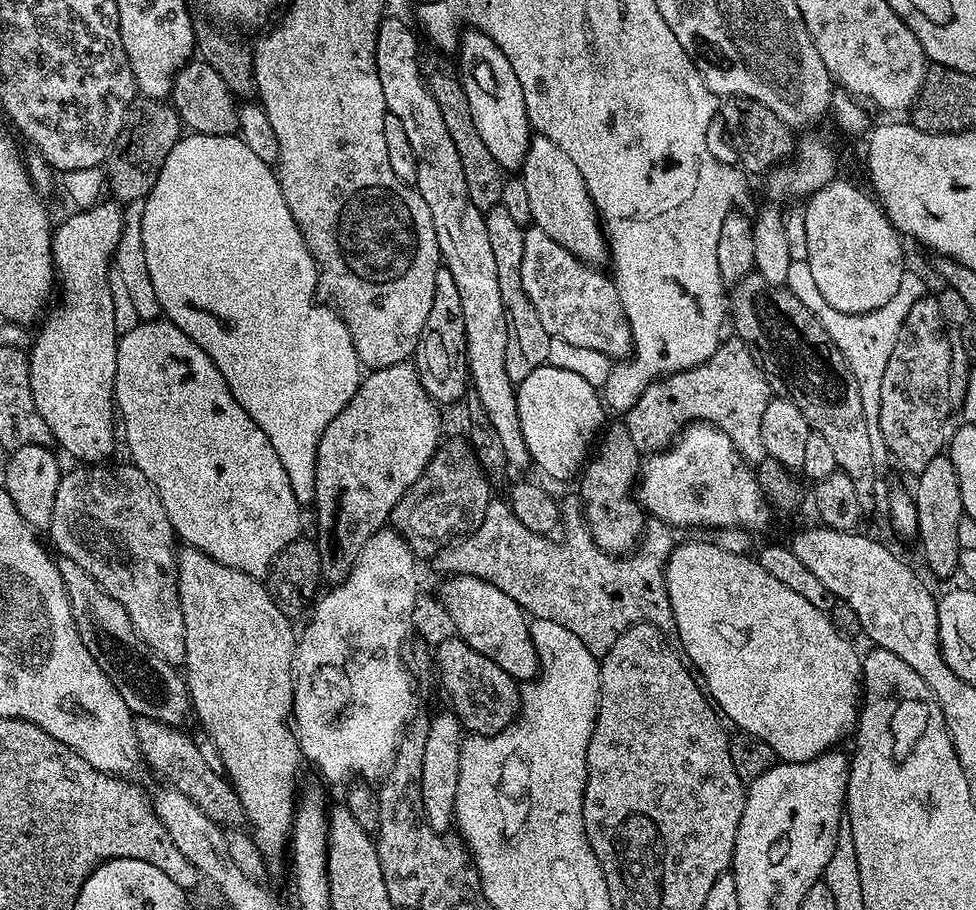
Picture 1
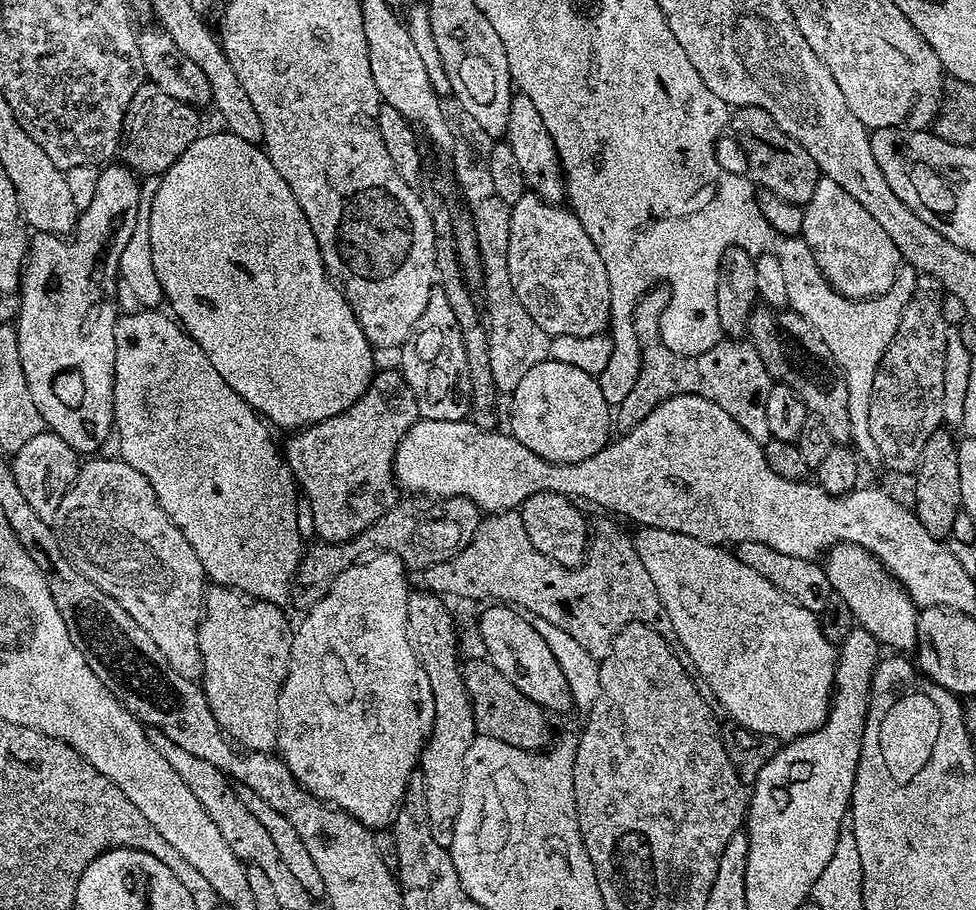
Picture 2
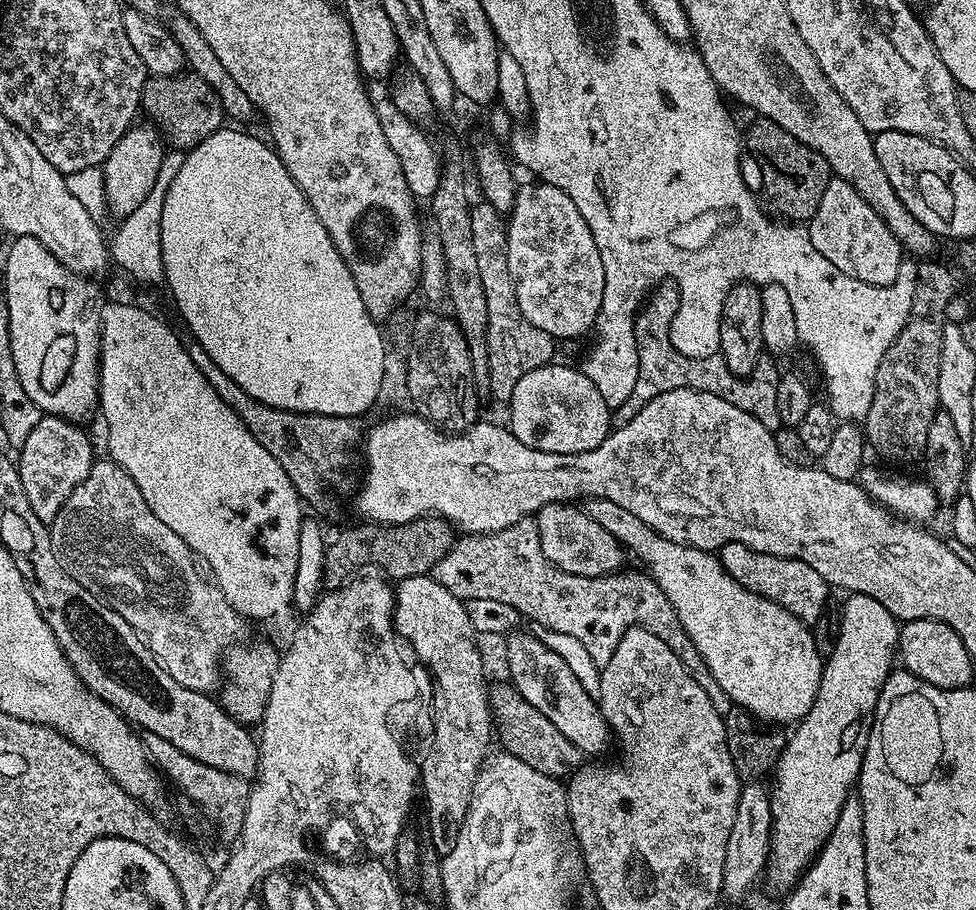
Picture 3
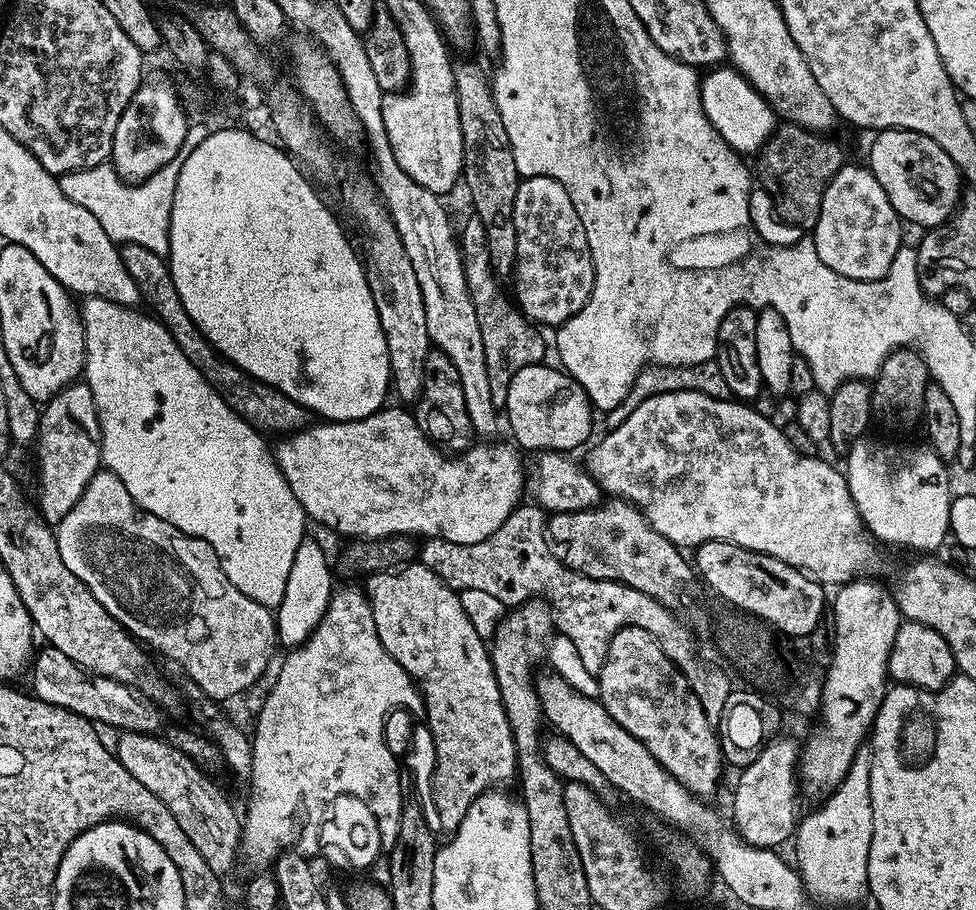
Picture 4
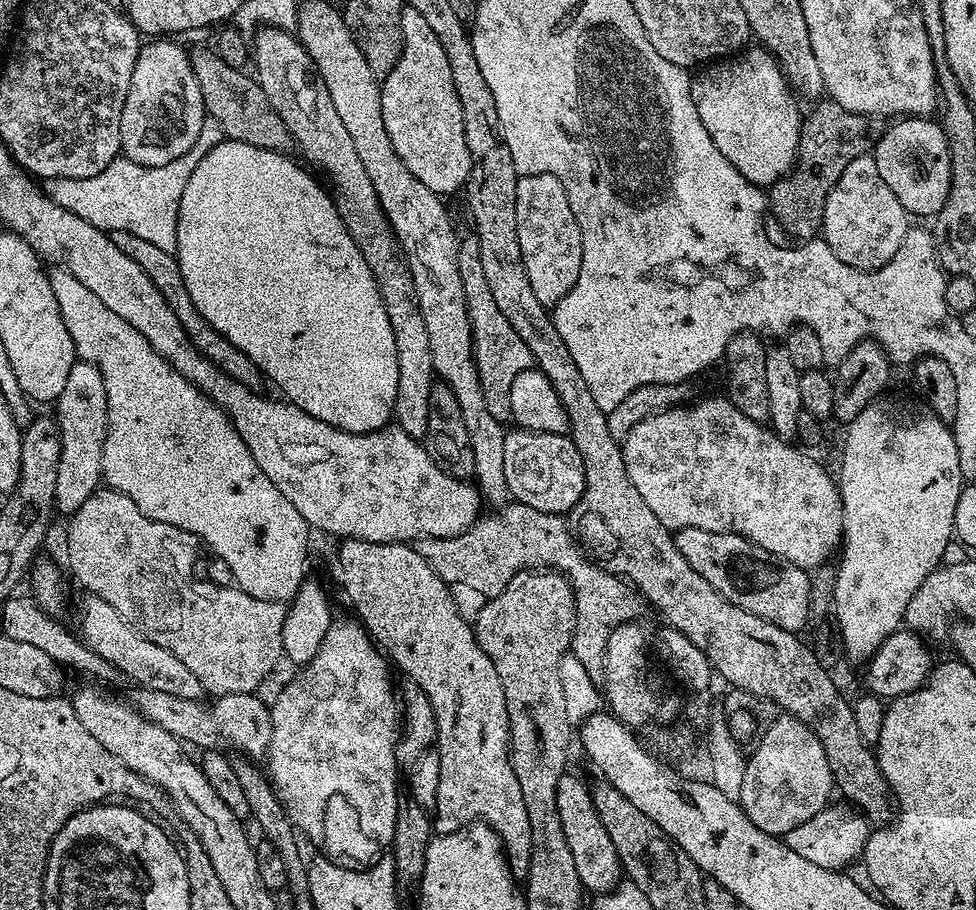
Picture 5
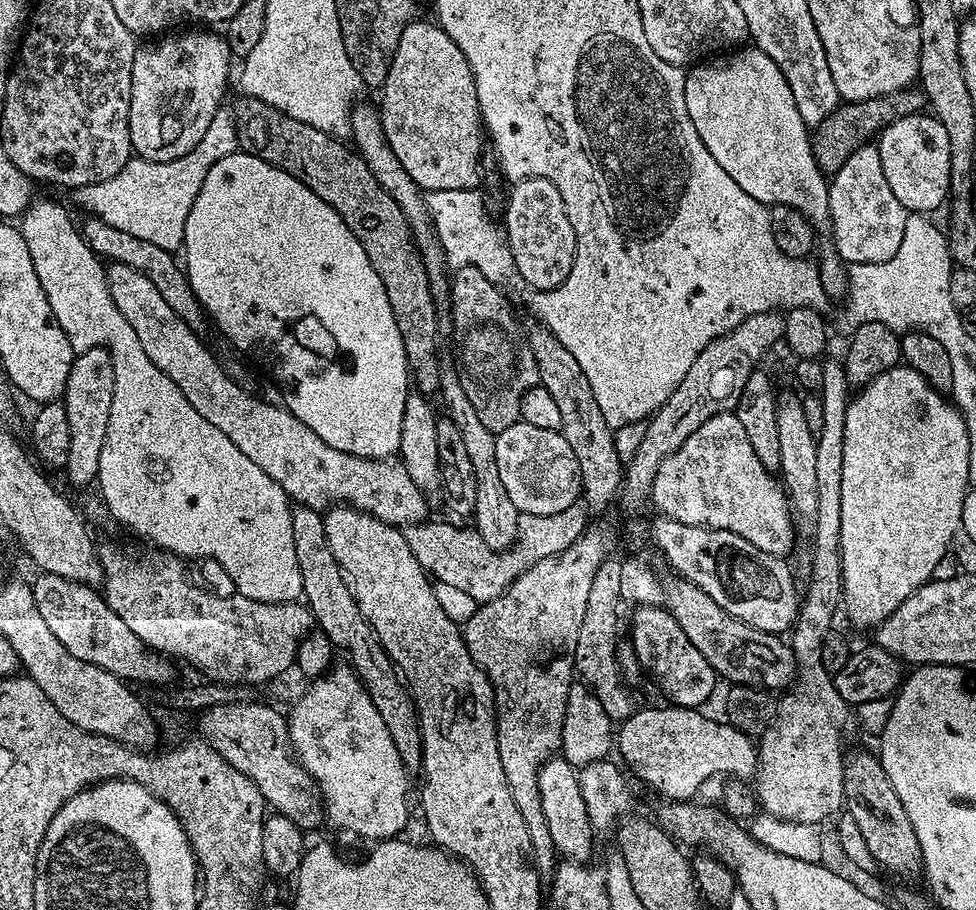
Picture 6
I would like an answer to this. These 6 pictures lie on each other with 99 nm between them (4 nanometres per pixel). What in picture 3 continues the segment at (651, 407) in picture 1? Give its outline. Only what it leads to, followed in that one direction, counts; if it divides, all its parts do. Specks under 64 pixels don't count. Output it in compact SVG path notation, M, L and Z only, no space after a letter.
M663 287L652 289L650 295L641 303L636 319L632 321L632 342L634 351L638 354L638 378L634 378L634 390L630 390L630 398L622 402L614 410L614 420L617 425L628 424L646 402L658 398L658 394L666 394L668 388L693 388L714 394L718 398L726 398L726 402L734 402L738 410L746 410L746 414L754 414L762 422L762 426L770 429L781 427L778 418L778 382L782 375L781 369L776 369L777 361L771 355L761 355L756 369L748 376L735 376L726 366L720 355L706 358L690 358L679 352L668 337L670 324L670 304Z

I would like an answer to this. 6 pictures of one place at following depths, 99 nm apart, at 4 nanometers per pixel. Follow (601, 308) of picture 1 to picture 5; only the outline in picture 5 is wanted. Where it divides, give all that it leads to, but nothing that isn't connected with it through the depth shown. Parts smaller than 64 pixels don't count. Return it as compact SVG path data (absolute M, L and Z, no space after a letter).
M554 174L521 176L516 182L516 213L518 214L518 246L522 246L522 262L526 266L526 278L545 306L554 306L578 282L578 270L582 270L582 234L570 210L566 190Z

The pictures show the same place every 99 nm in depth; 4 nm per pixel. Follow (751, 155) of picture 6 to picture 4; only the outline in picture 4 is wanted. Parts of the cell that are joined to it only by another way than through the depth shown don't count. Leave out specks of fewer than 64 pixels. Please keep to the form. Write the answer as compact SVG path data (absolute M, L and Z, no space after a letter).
M716 66L709 76L700 82L702 108L718 134L736 152L741 154L759 153L778 127L778 113L764 95L748 81L747 76L731 66Z

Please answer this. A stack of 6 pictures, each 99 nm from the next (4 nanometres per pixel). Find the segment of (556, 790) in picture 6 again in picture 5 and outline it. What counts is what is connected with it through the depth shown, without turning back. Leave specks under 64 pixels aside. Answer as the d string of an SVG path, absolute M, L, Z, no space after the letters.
M565 774L558 782L558 818L562 820L566 846L570 846L570 854L574 854L574 867L578 870L580 884L592 894L612 891L622 880L620 859L614 850L614 842L610 842L610 834L606 834L606 826L602 826L592 804L589 785L575 780L572 774Z

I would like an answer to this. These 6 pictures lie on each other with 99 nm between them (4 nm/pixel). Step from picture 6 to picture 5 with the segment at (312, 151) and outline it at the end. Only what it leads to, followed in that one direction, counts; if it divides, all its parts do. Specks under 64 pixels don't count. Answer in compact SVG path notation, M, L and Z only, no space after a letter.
M211 47L191 49L190 55L194 61L192 69L202 90L205 113L219 122L227 139L282 153L287 153L288 147L293 147L292 135L286 130L282 118L278 118L274 106L270 106L262 86L255 78L243 76L245 73L241 69L228 66Z

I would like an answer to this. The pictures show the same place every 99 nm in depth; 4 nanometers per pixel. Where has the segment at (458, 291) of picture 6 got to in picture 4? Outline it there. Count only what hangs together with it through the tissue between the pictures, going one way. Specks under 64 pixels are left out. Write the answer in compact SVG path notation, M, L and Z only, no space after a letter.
M475 214L469 215L464 229L462 227L459 229L458 243L460 257L464 260L466 286L470 290L470 298L474 302L474 314L478 314L478 326L482 329L482 346L486 346L486 374L490 374L490 395L494 398L494 406L500 410L503 409L506 402L506 394L510 394L510 382L514 378L514 374L518 374L518 370L522 370L522 366L539 364L545 359L544 340L540 337L541 329L520 311L509 293L508 297L500 289L501 281L490 266L490 246L486 244L486 230L482 228L482 222Z

